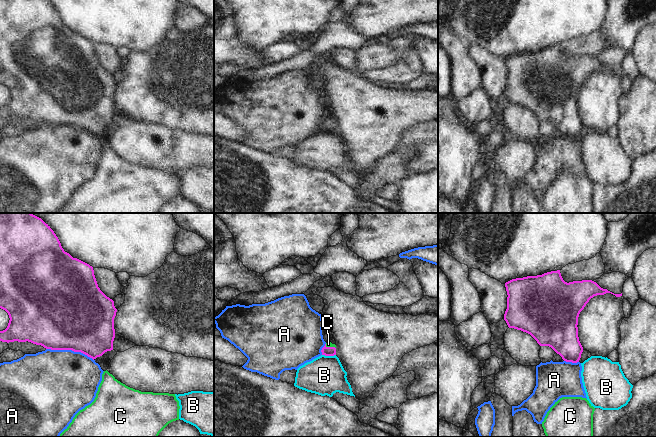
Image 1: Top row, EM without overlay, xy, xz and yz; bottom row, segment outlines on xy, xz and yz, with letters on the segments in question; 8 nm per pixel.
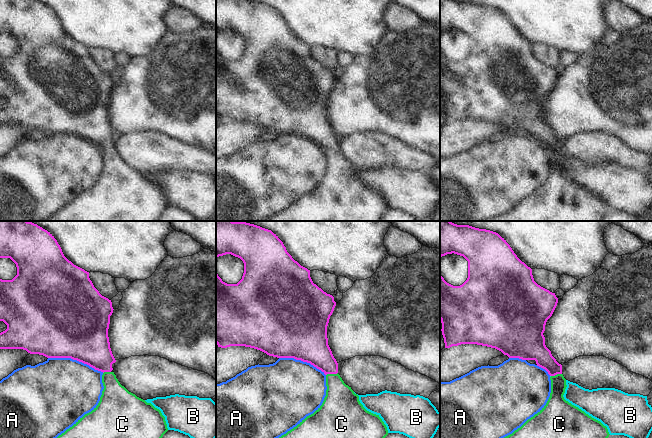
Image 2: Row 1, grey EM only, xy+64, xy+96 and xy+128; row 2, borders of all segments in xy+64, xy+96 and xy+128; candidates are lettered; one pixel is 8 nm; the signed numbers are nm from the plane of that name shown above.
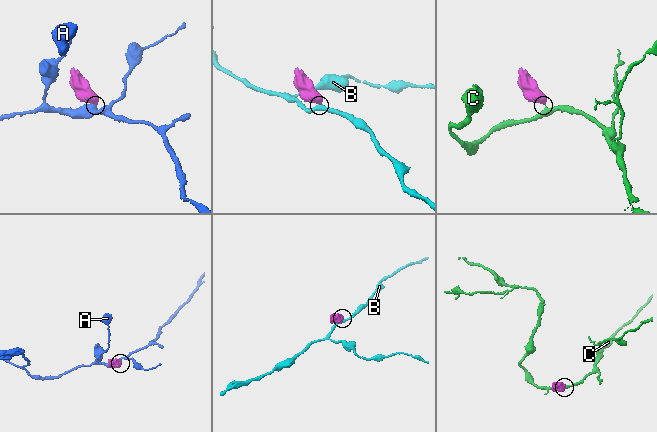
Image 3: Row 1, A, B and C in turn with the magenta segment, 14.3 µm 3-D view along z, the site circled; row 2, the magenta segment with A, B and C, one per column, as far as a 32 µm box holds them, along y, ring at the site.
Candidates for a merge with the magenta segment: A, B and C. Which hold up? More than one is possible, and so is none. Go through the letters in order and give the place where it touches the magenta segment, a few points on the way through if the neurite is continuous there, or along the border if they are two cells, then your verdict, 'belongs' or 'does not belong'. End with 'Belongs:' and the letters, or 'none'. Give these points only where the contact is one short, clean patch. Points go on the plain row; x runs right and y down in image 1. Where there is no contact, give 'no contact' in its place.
A: xy (70, 125) | does not belong
B: xz (329, 131) | along xz (322, 130), (335, 131) | does not belong
C: xz (330, 123) | across xz (327, 127), (330, 123), (328, 120) | belongs
Belongs: C

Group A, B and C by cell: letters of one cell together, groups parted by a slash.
A / B / C

